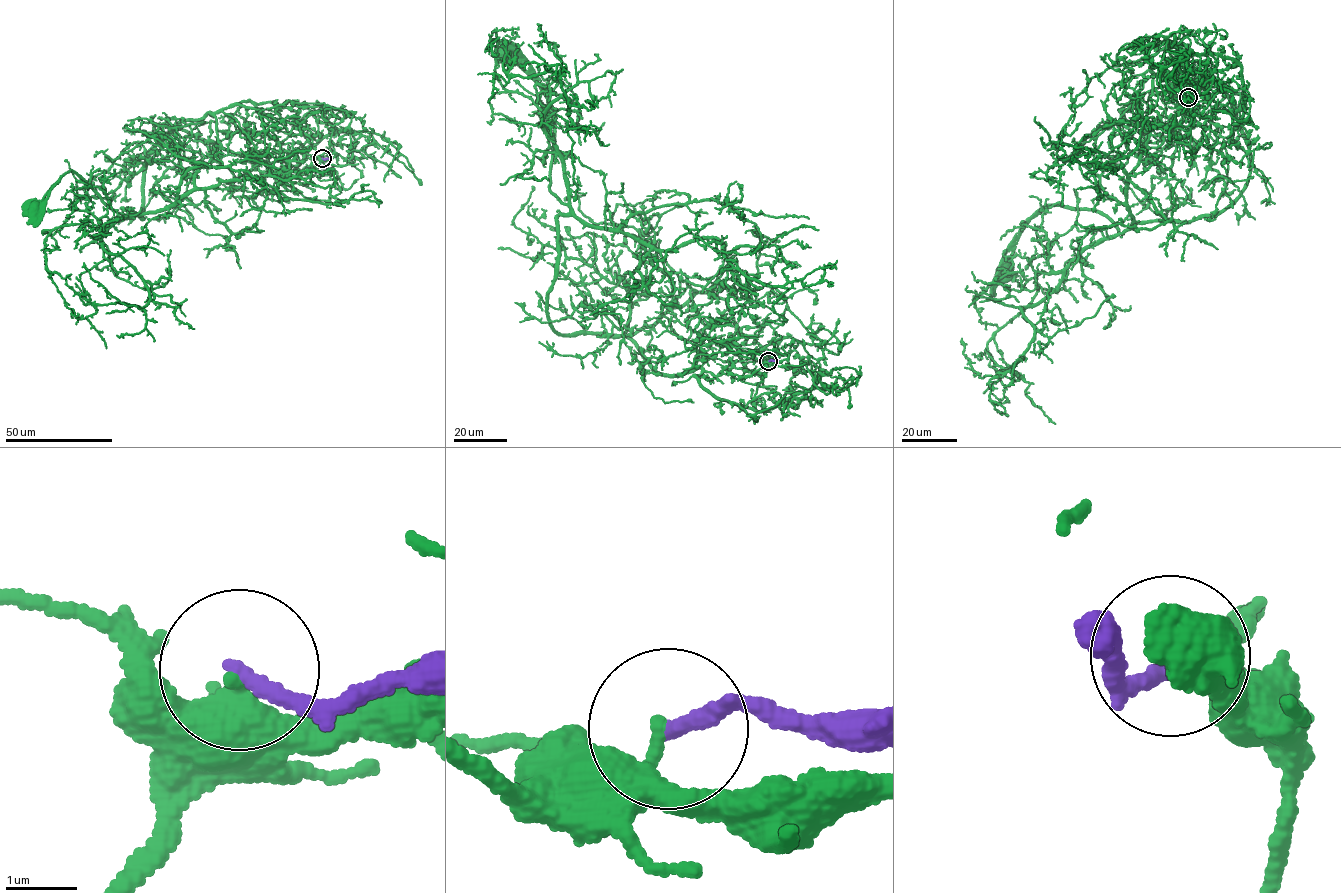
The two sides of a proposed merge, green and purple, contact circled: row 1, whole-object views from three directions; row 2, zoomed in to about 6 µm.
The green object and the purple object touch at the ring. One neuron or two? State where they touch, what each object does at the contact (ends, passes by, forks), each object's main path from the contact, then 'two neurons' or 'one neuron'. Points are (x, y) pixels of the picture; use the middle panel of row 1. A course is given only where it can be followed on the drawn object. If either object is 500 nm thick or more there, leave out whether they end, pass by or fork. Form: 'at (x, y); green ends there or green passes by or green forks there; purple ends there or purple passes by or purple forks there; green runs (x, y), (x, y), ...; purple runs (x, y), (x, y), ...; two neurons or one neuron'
at (768, 361); green ends there; purple ends there; green runs (768, 361), (695, 345), (670, 376), (627, 337), (553, 331), (570, 207), (549, 187), (548, 99), (511, 55); purple runs (768, 361), (780, 361); two neurons

